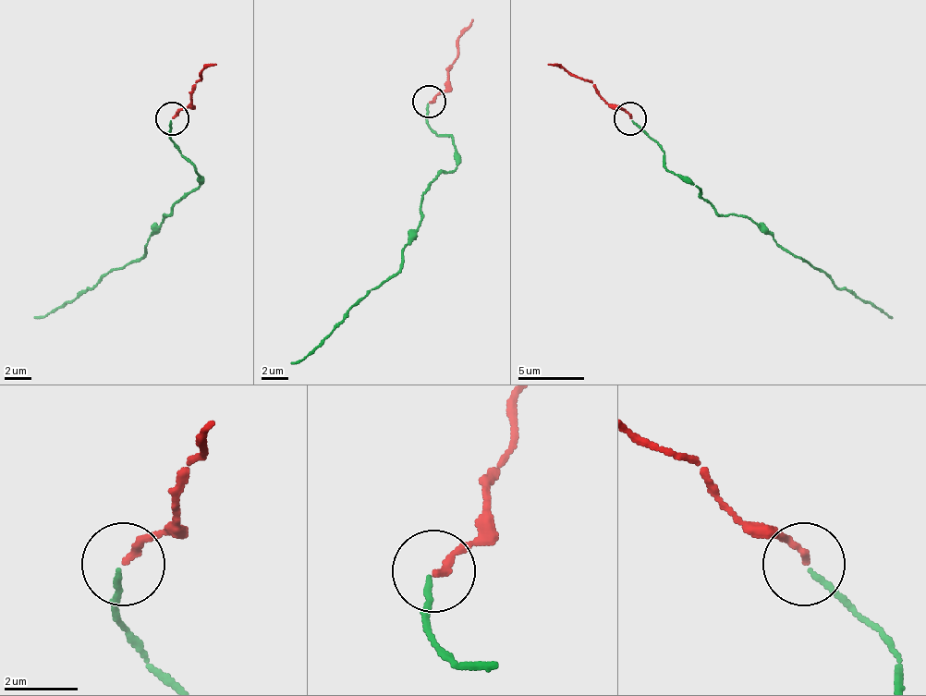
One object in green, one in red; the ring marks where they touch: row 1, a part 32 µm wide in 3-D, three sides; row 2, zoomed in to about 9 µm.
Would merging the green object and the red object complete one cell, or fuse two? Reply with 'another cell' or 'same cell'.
same cell

